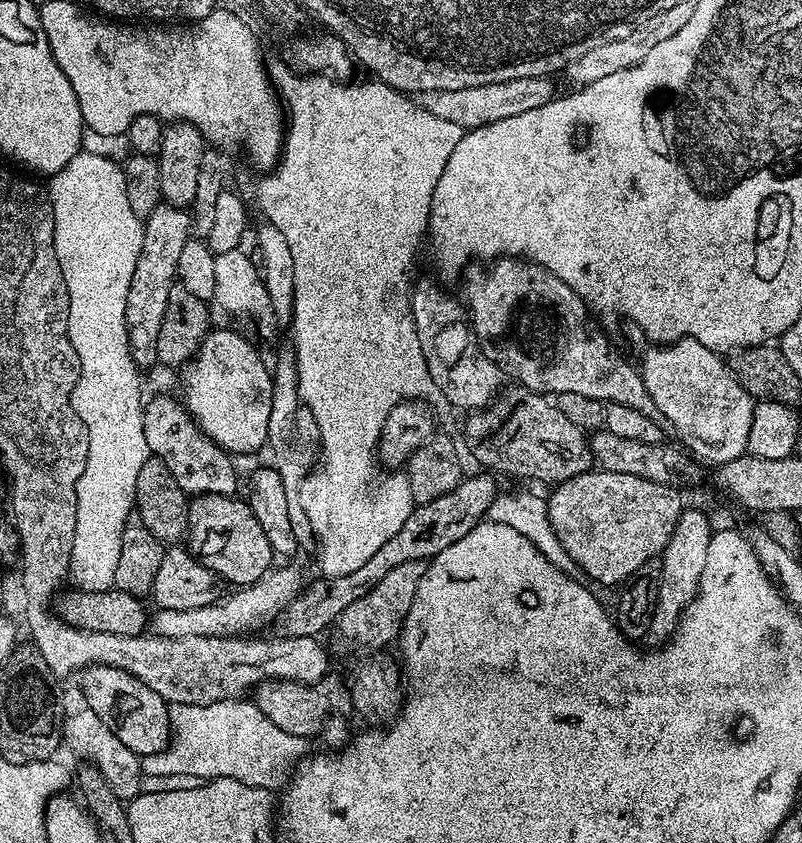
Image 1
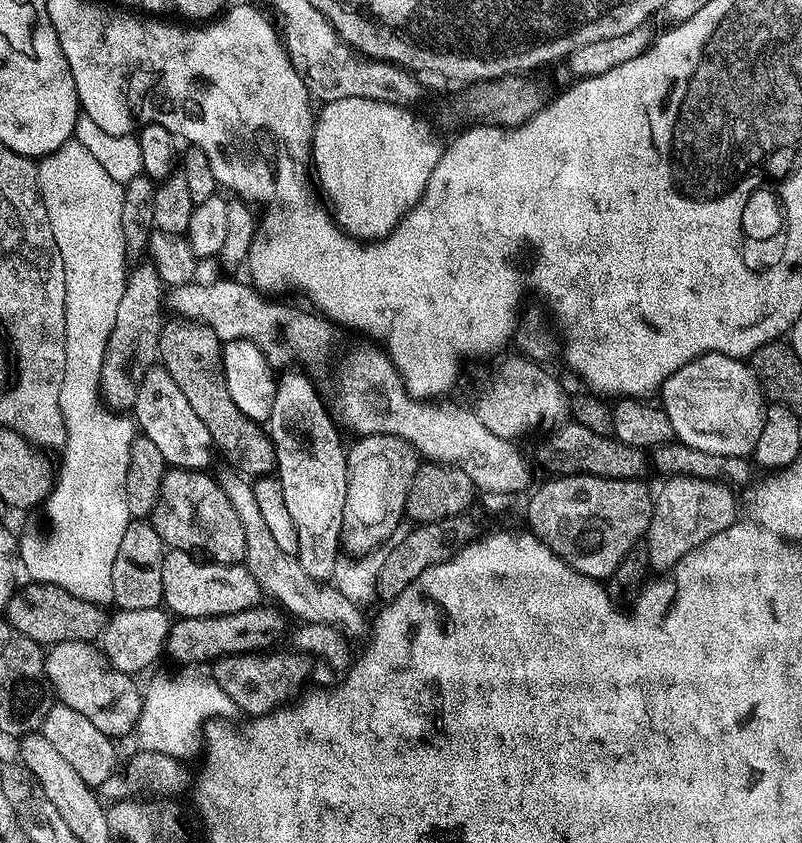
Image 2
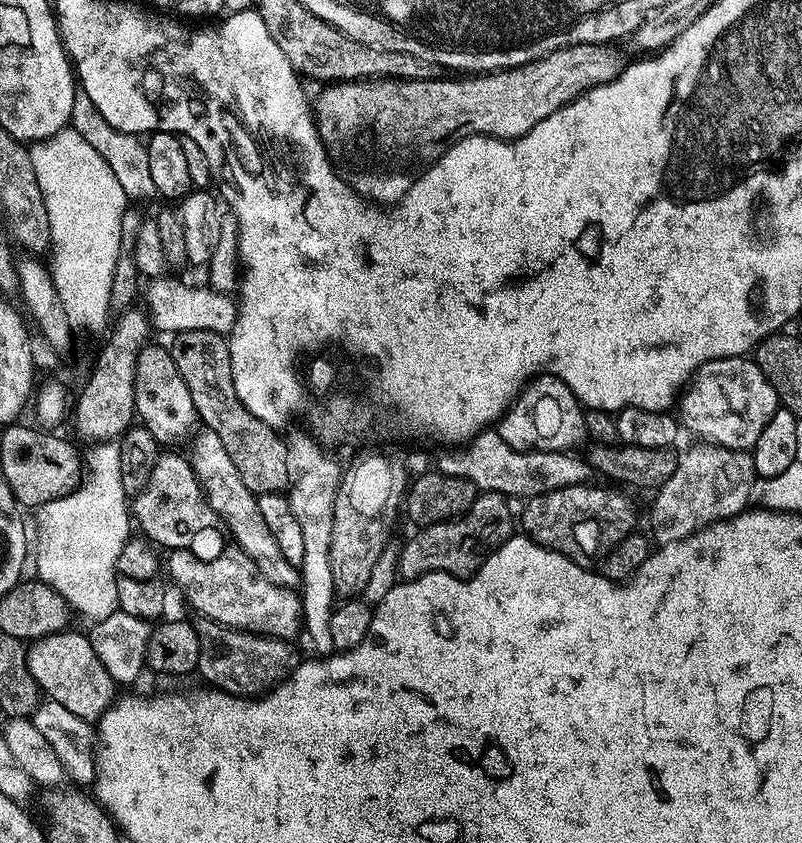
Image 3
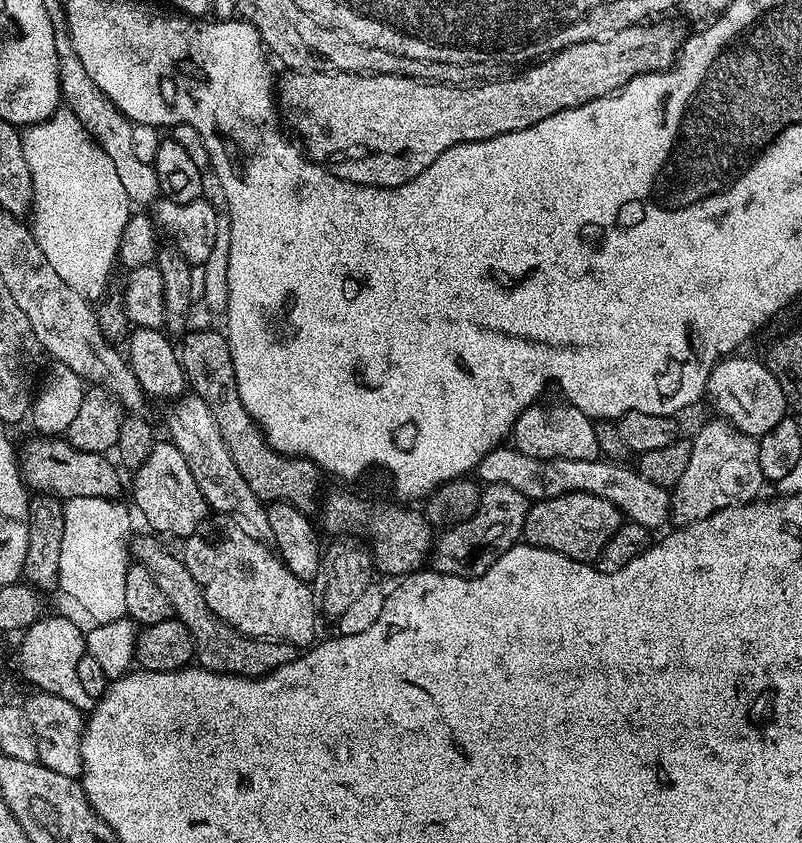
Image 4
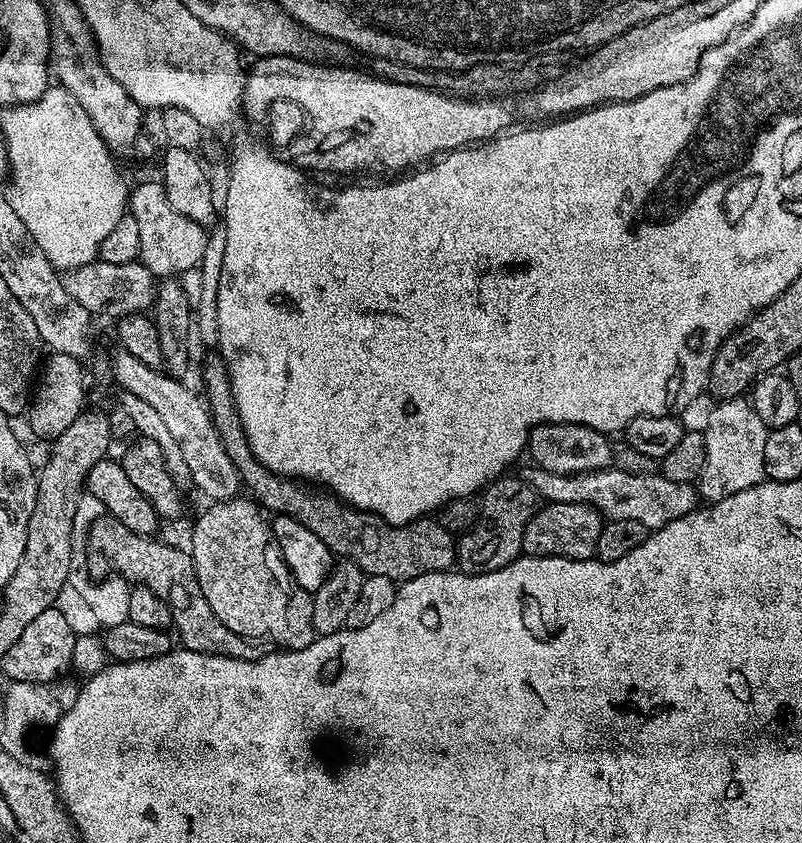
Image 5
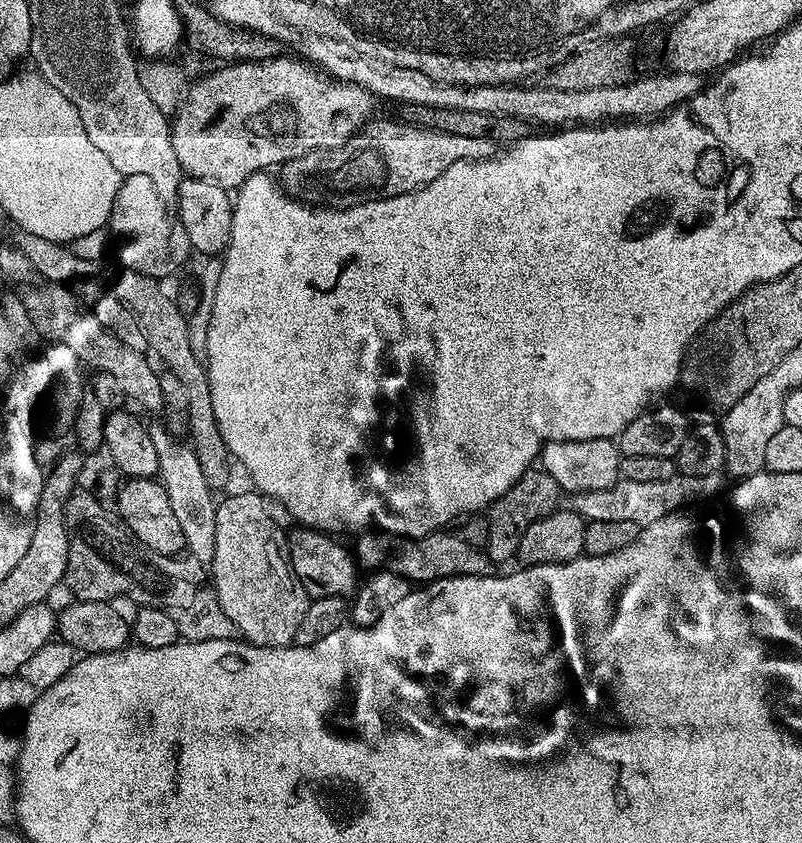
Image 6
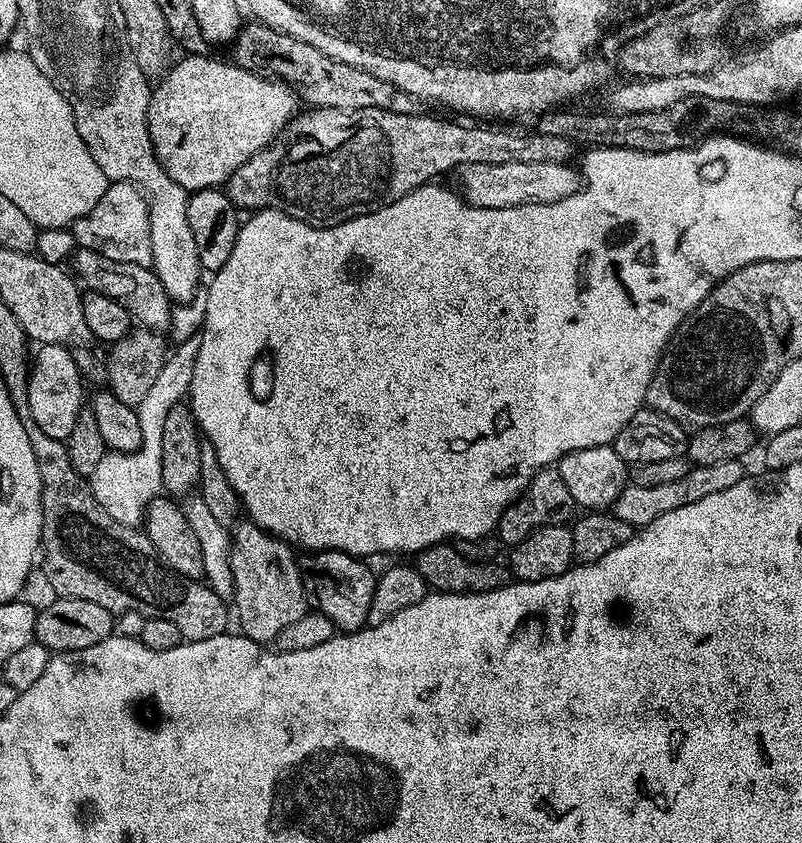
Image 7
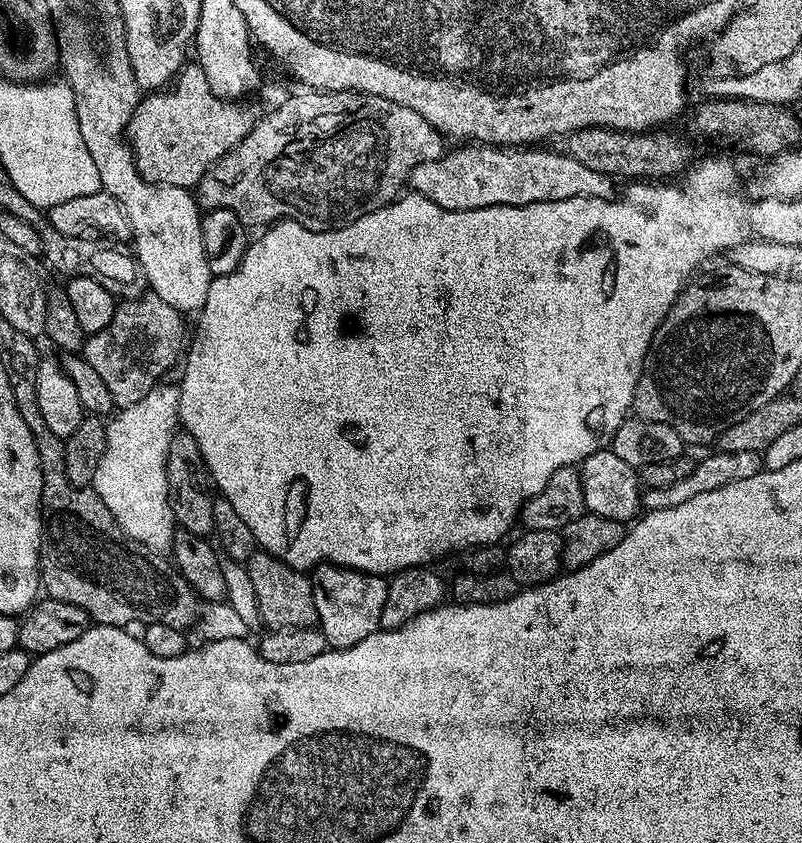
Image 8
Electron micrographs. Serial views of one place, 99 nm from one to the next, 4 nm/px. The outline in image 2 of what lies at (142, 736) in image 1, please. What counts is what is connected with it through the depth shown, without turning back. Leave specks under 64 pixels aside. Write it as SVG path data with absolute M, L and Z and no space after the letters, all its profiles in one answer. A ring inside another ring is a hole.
M62 642L47 649L46 674L52 684L52 691L59 703L78 710L85 718L90 718L102 734L119 738L135 733L136 724L143 712L141 685L136 685L131 675L118 670L95 643Z

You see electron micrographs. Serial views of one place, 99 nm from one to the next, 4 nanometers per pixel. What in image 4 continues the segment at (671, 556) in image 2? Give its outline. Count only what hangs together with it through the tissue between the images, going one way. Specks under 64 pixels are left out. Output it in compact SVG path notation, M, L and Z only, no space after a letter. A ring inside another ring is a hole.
M715 418L709 424L704 424L696 432L696 437L691 437L690 463L682 478L671 489L672 510L670 513L677 525L690 524L694 520L701 520L718 510L729 507L733 502L751 502L761 495L760 487L766 484L762 474L762 466L758 466L758 440L757 437L747 436L739 432L734 424L728 423L723 418Z

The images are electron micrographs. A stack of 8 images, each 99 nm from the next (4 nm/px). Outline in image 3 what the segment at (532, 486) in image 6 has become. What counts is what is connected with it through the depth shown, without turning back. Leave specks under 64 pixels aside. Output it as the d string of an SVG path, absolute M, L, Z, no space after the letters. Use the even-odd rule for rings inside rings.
M484 492L477 495L476 500L467 512L454 520L425 524L400 548L400 557L396 560L396 568L400 571L401 581L413 580L425 576L428 572L450 570L452 575L467 578L480 569L489 550L504 544L512 535L514 512L507 499L499 492Z

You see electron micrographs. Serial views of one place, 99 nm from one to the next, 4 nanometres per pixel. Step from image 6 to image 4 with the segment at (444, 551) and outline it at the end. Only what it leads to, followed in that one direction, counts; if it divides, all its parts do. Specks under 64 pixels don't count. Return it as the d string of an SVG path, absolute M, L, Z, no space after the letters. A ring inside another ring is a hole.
M192 330L181 340L184 341L179 341L178 355L184 366L187 383L195 396L206 402L206 410L210 410L214 422L218 422L218 434L222 434L222 442L226 442L226 450L230 450L230 458L234 458L234 466L238 466L238 474L246 478L246 486L254 490L254 494L261 502L308 506L304 504L310 503L316 496L318 469L310 460L283 456L281 452L275 452L268 445L263 430L248 413L238 394L238 382L234 374L234 362L227 335L223 331ZM328 492L320 504L320 524L332 538L359 538L366 542L379 575L381 572L384 576L403 578L421 571L429 559L434 543L434 529L424 519L423 511L416 509L415 512L412 506L400 507L404 508L395 508L392 504L375 504L352 492Z

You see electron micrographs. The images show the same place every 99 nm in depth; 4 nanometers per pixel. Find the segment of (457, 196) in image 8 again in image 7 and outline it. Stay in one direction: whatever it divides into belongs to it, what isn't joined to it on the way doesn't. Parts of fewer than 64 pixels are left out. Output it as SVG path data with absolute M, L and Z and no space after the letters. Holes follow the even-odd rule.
M502 162L501 164L469 164L463 169L464 188L462 195L468 203L476 208L509 208L523 204L549 204L562 202L562 198L570 198L570 194L580 191L582 176L579 171L572 169L571 163L558 162Z

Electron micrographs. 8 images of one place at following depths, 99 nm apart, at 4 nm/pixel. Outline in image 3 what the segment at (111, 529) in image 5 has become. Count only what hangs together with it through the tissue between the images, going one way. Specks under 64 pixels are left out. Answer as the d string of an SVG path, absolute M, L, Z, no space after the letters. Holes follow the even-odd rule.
M203 618L197 619L195 625L200 636L198 676L208 683L205 685L229 692L231 696L259 698L288 679L302 662L302 656L296 653L295 643L275 636L225 628L222 624Z

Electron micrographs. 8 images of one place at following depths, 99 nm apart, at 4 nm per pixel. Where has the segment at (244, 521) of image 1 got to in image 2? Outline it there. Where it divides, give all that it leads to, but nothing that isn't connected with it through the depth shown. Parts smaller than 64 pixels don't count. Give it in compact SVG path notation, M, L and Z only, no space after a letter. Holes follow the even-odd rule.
M169 467L164 474L160 501L152 512L150 522L169 549L204 554L209 552L217 564L239 564L248 547L238 510L226 498L221 481L211 480L205 471L191 472L187 468Z

